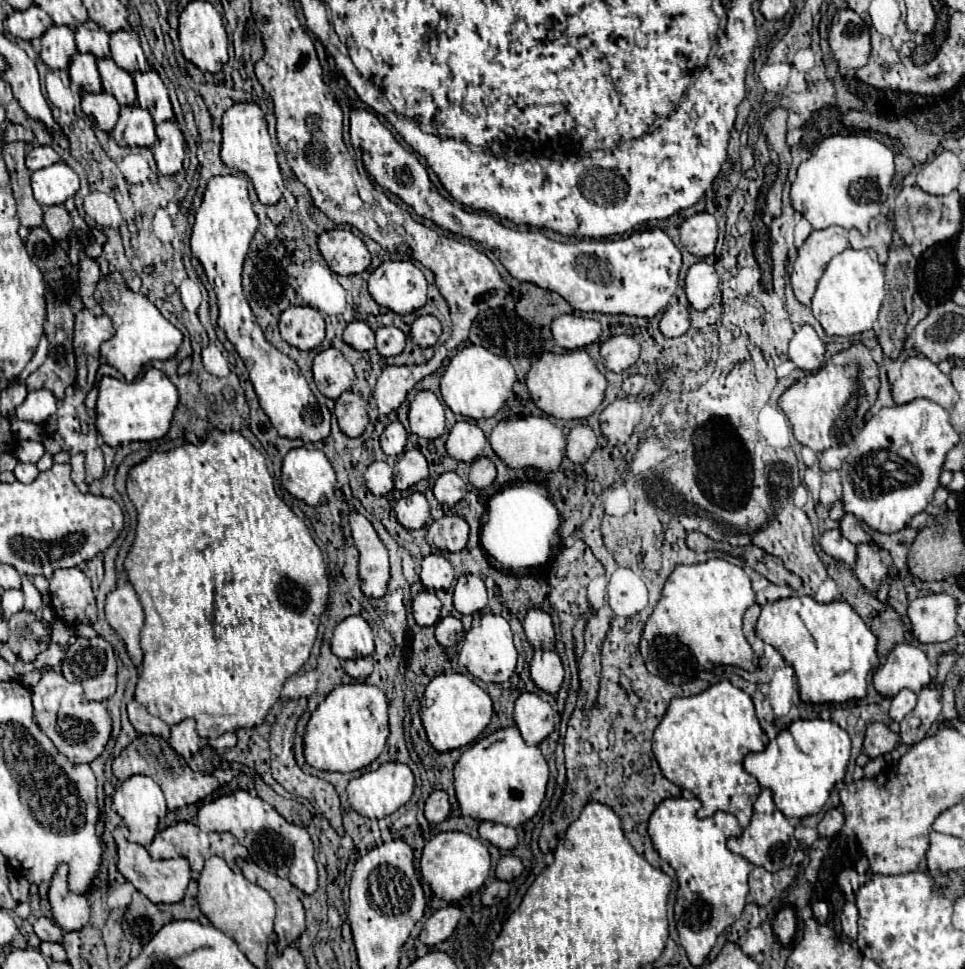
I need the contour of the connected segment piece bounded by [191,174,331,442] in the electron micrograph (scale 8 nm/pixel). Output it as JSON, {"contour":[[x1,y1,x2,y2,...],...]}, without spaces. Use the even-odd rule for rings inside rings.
{"contour":[[215,176,209,180,203,204,195,214,193,234,191,234,191,252,201,262,209,282,215,282,215,294,219,304,219,328,227,334,229,342,235,346,237,354,249,370,251,384,259,396,263,412,269,416,271,424,285,438,317,442,329,436,329,422,325,418,315,394,309,390,307,380,303,378,295,360,279,352,263,336,263,330,255,322,255,316,247,304,247,298,241,288,243,262,249,252,249,244,259,226,259,220,253,212,247,180,243,176]]}

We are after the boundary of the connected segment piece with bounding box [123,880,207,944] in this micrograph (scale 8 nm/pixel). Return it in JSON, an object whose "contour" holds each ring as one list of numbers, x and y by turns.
{"contour":[[193,880,187,888,187,894,181,902,177,904,153,904,149,902,147,896,143,896,141,892,135,892,133,894,133,902,129,904,127,912,125,912,125,920,123,920,123,932,125,932,125,938,129,942,139,942,139,944,147,944,167,922,171,920,199,920,199,922,205,922,207,924,207,918,203,916,203,912,199,910,197,902,195,902,195,896,197,896,197,882]]}

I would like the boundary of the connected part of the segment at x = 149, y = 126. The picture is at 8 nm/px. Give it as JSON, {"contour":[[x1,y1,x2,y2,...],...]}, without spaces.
{"contour":[[137,104,121,108,119,122,115,124,111,136,119,146,131,148,151,148,157,140,151,114]]}

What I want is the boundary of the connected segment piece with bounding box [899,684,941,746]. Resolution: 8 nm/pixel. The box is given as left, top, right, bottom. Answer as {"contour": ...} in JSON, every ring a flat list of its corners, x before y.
{"contour":[[931,684,919,692,919,702,915,710,907,714,907,718,903,718,899,732,901,742,907,746,921,742,927,736,929,728,937,722,939,714,941,714,941,690,937,688,937,684]]}

